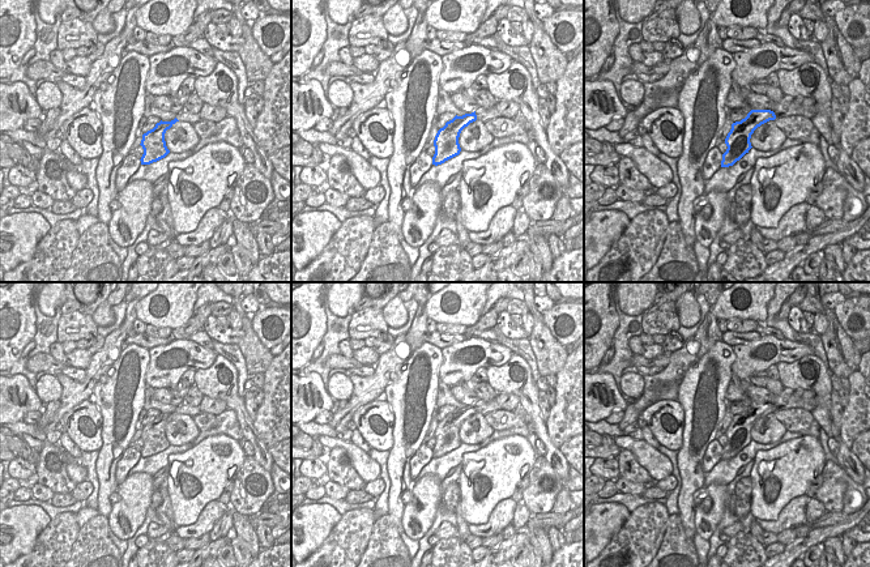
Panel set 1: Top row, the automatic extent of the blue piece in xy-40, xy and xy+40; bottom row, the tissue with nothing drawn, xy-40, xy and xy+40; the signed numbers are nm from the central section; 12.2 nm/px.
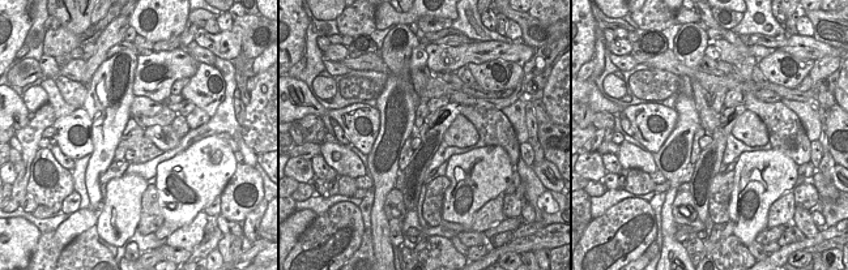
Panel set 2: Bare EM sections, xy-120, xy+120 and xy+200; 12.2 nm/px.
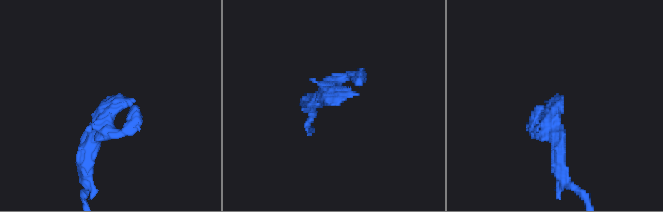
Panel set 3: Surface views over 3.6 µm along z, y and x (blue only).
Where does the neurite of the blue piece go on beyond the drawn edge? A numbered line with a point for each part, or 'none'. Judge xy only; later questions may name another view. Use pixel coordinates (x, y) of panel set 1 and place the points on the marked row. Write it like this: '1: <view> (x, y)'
1: xy (482, 115)

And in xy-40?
1: xy-40 (183, 116)

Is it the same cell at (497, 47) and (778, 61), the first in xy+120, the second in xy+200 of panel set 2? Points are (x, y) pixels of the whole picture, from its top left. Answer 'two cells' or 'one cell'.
two cells

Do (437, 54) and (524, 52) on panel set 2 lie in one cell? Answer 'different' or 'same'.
same

